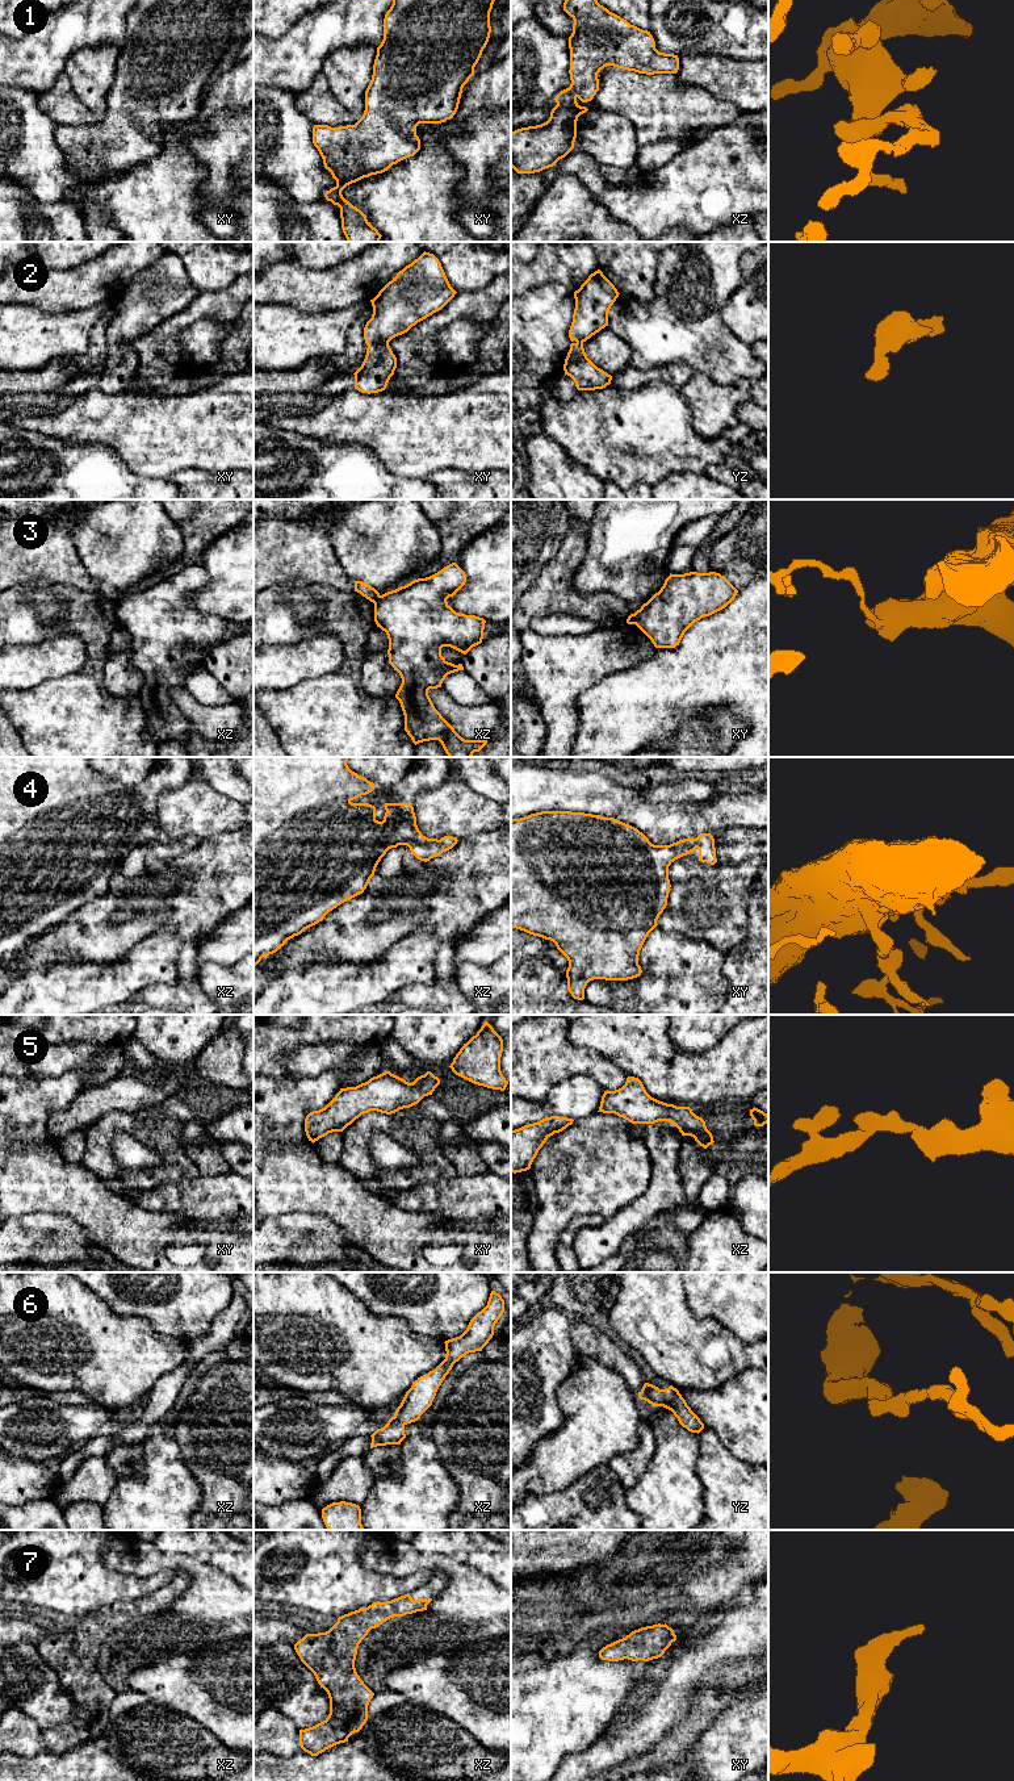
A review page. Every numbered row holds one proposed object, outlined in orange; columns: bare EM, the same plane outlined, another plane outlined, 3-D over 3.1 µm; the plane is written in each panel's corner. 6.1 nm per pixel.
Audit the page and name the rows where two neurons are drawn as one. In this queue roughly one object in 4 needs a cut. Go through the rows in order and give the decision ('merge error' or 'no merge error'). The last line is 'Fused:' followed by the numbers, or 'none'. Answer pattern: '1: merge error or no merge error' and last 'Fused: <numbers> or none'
1: no merge error
2: no merge error
3: merge error
4: no merge error
5: no merge error
6: no merge error
7: no merge error
Fused: 3

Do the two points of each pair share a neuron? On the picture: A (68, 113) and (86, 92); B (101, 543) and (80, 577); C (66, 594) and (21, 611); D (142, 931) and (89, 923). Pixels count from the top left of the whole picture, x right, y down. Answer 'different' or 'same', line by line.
A: different
B: different
C: same
D: same

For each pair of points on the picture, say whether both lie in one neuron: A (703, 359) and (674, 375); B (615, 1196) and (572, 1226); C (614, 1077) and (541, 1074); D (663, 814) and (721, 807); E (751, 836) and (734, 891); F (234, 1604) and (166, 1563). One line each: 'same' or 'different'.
A: different
B: different
C: same
D: same
E: different
F: same

